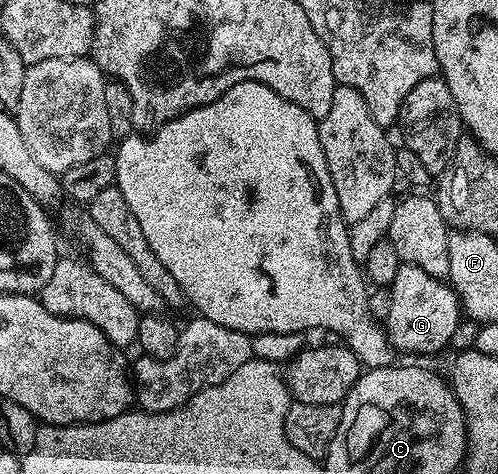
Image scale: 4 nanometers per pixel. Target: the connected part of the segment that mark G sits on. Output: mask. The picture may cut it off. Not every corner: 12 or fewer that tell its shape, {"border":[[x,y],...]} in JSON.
{"border":[[400,262],[385,330],[435,355],[461,320],[450,283]]}

